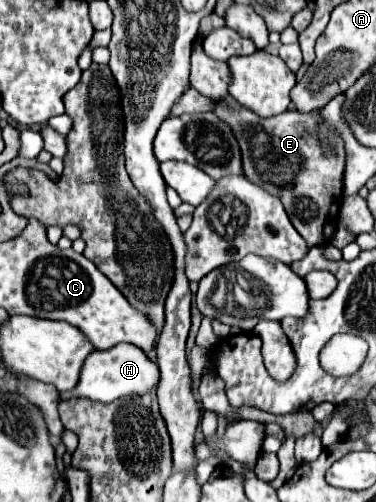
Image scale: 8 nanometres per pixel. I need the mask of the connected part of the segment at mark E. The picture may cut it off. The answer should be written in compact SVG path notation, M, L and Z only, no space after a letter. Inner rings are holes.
M226 98L216 102L214 114L234 130L242 152L244 176L282 200L290 222L310 248L324 244L324 232L336 230L338 222L346 152L339 133L324 124L318 124L320 110L310 114L288 110L286 114L278 114L274 118L260 118L252 110L234 102L234 98ZM318 138L334 144L332 156L322 154Z

